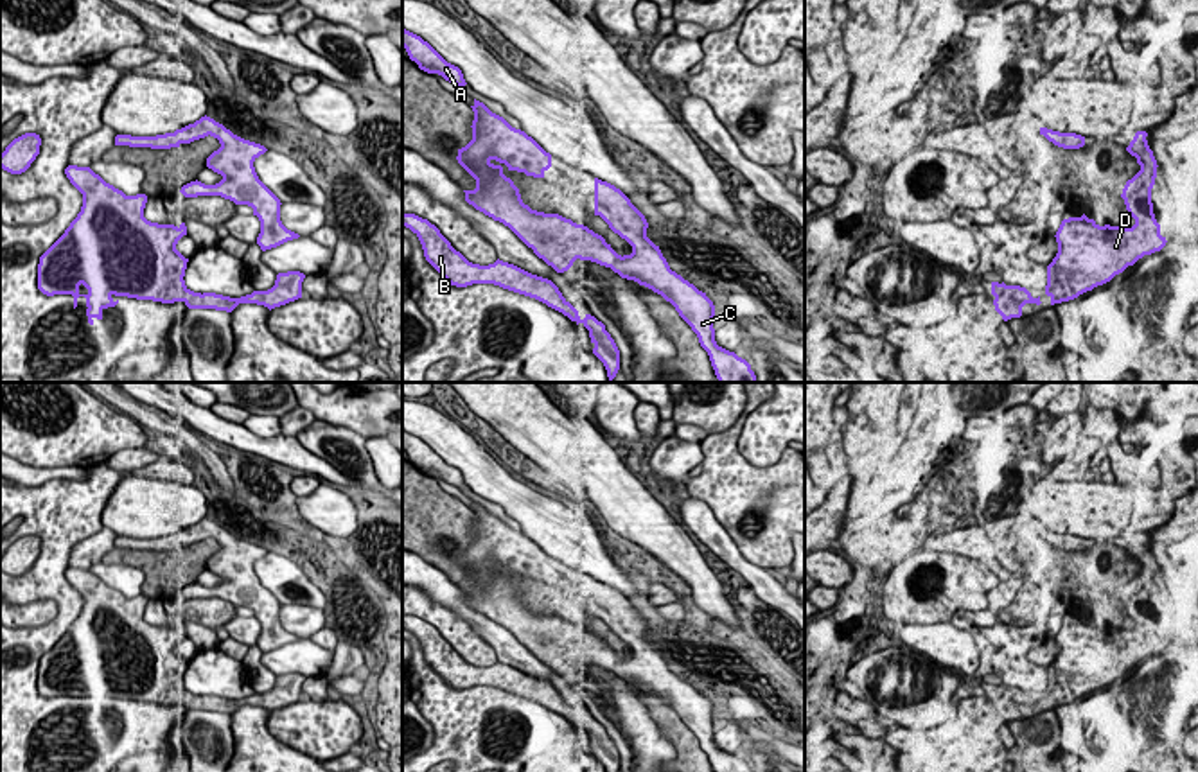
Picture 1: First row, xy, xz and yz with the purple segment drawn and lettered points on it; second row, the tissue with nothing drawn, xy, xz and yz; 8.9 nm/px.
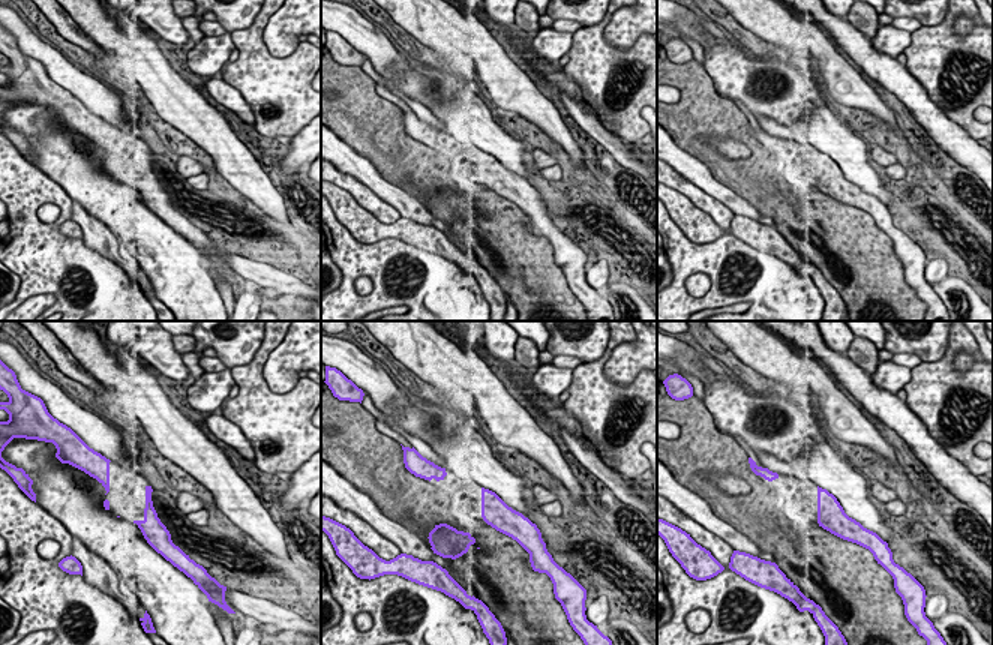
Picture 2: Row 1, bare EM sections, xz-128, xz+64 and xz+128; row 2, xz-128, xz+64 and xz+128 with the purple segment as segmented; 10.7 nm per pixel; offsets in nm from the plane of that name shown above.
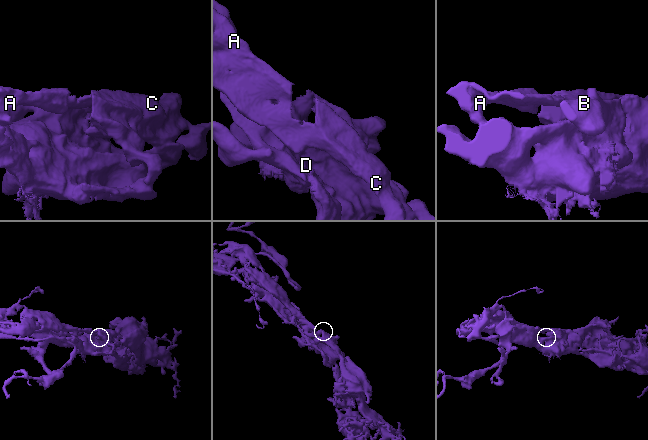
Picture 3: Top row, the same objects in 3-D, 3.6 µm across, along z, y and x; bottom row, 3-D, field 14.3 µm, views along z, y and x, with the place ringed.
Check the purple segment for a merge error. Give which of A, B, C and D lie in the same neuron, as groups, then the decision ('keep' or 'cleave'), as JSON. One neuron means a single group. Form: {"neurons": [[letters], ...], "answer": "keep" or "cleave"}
{"neurons": [["A", "B", "C", "D"]], "answer": "keep"}

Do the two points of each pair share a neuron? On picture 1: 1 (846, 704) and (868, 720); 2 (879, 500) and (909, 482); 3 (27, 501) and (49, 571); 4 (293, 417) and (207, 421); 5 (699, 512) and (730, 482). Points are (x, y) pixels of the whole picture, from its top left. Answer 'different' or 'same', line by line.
1: same
2: same
3: same
4: different
5: different

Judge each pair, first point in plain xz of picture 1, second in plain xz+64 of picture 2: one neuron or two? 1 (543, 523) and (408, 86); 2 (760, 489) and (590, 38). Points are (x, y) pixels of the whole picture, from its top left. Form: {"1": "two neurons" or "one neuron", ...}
{"1": "two neurons", "2": "one neuron"}

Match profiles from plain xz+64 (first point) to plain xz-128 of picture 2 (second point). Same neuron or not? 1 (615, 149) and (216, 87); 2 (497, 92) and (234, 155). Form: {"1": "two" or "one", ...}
{"1": "one", "2": "one"}

